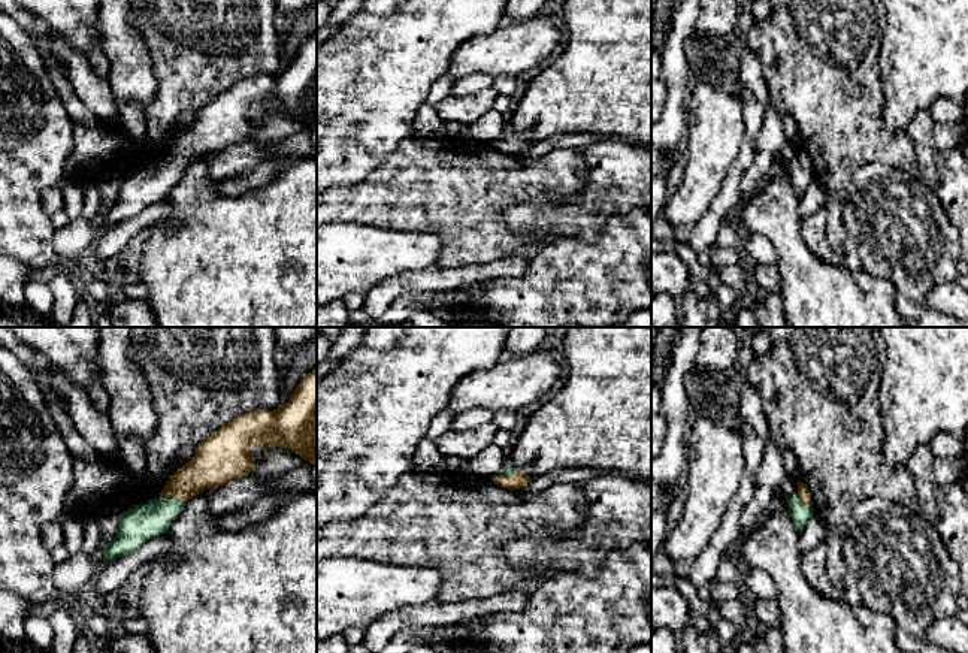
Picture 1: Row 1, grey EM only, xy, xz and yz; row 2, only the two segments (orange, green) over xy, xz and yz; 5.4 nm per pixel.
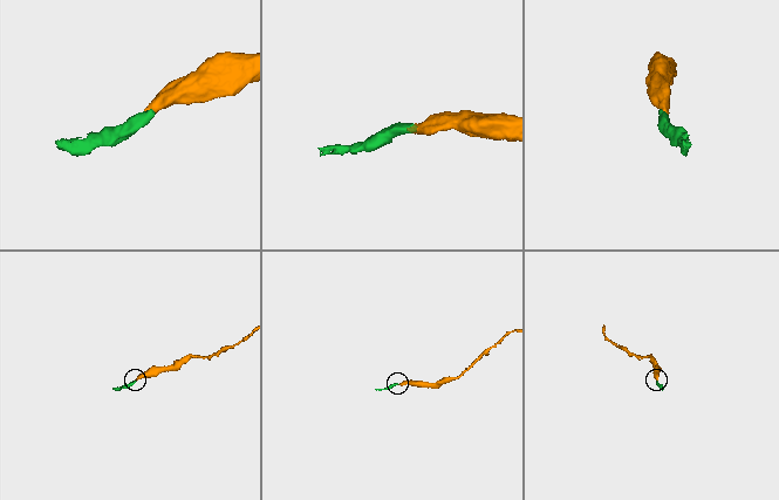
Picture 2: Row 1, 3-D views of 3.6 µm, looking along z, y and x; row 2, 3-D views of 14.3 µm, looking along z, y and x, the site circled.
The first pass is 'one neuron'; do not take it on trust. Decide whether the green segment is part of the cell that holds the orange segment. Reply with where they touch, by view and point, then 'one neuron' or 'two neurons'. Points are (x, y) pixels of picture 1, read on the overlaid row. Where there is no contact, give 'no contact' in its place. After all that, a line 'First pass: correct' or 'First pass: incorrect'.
xy (172, 495) | one neuron
First pass: correct

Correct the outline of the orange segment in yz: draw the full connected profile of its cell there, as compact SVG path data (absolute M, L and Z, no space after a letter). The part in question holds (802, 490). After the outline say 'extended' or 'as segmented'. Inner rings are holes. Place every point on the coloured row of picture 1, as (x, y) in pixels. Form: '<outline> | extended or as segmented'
M798 481L798 493L790 498L789 501L789 513L796 524L798 529L804 529L804 526L808 523L811 516L814 514L813 505L811 505L811 493L807 487L807 484Z | extended

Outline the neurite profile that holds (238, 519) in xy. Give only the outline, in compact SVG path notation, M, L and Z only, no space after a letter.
M273 492L270 495L264 495L246 508L236 508L221 514L217 519L217 524L224 530L242 530L248 526L258 524L275 513L287 495L288 493L285 492Z

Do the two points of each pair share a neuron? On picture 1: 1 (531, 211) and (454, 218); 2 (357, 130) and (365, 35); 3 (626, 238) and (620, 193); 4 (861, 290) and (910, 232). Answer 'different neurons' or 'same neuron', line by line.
1: different neurons
2: same neuron
3: different neurons
4: different neurons

